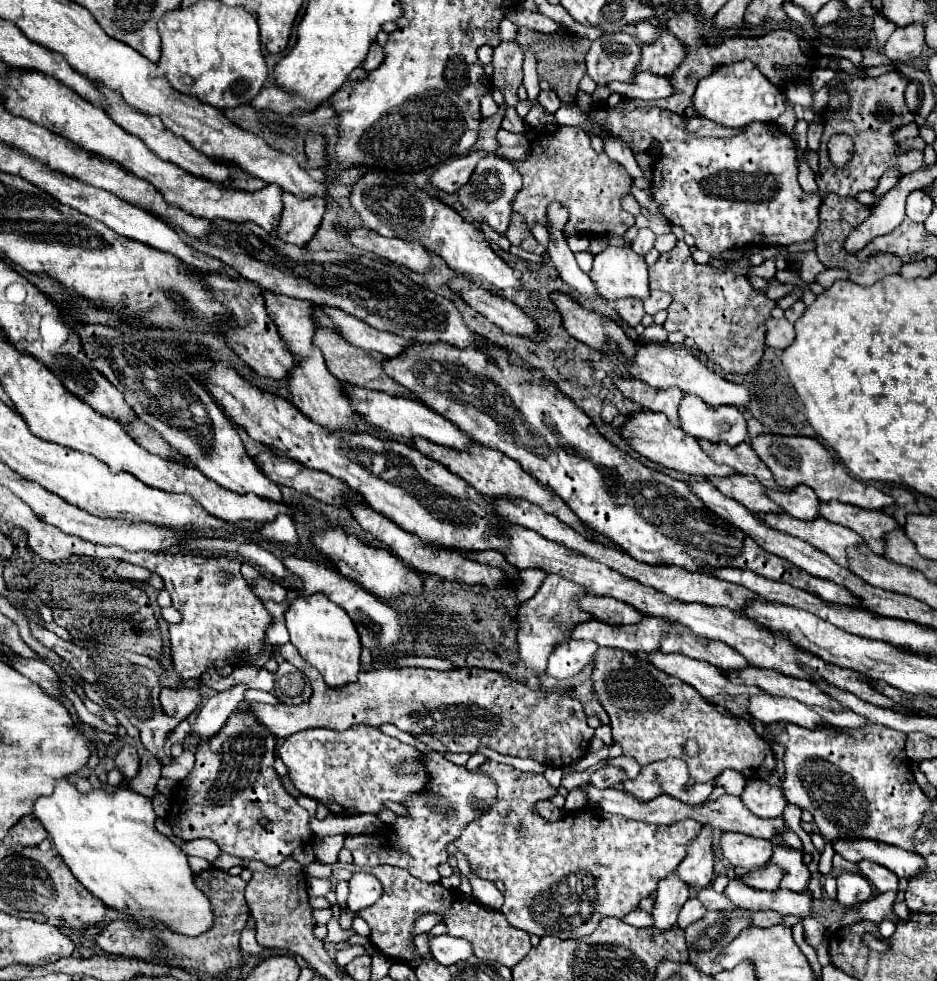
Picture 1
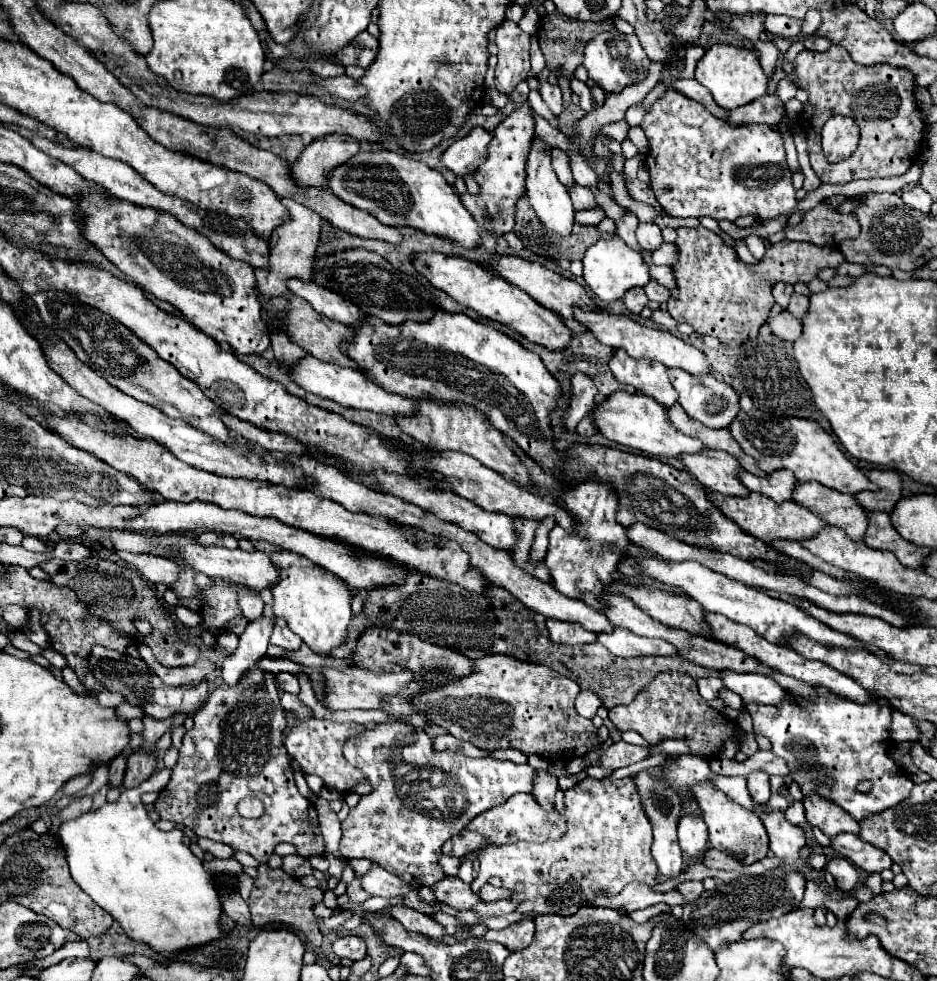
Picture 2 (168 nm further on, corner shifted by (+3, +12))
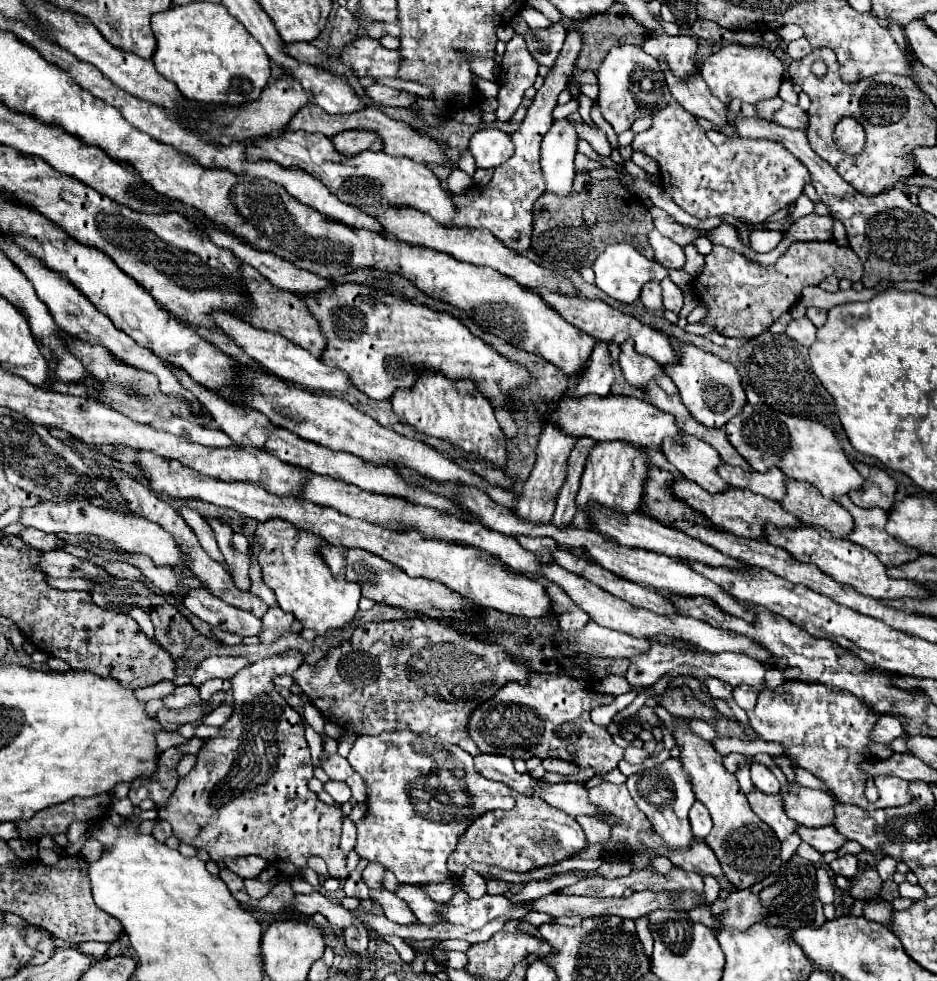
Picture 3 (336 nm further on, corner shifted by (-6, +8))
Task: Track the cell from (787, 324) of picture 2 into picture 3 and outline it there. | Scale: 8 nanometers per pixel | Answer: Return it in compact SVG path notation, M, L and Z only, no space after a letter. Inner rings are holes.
M806 317L802 319L794 319L790 321L790 325L786 327L786 335L798 343L802 343L804 347L810 347L816 341L816 327L812 325L812 321L808 321Z

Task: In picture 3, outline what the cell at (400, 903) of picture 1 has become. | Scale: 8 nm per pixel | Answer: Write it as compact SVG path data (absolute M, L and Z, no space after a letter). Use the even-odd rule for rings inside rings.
M368 863L368 867L362 871L364 883L370 889L382 889L382 865L380 863Z

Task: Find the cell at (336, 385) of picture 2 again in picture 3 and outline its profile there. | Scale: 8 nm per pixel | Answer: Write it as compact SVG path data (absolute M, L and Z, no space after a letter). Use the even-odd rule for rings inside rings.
M220 311L220 315L216 315L216 327L220 327L238 347L242 347L242 351L248 357L258 361L270 373L280 375L288 383L306 387L310 391L316 391L316 389L320 389L320 391L348 391L352 387L350 379L344 371L324 365L320 359L316 359L314 355L310 355L308 351L294 345L292 341L288 341L282 335L270 333L270 331L264 331L264 329L256 329L236 315L224 315L224 311Z

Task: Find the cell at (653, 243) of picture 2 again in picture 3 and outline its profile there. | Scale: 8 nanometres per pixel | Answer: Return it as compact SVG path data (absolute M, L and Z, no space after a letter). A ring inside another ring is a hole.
M656 229L650 231L650 245L660 265L664 265L666 269L684 269L684 251L680 245L660 235Z

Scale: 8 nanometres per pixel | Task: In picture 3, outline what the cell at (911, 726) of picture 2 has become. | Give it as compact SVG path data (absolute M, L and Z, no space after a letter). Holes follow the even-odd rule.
M880 715L880 721L876 721L876 727L872 729L872 741L874 743L890 743L896 737L904 733L902 725L892 715Z

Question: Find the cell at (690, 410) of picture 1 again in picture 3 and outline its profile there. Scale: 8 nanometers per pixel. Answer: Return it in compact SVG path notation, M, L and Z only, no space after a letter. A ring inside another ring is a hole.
M670 341L676 351L680 351L680 363L672 363L672 367L664 367L666 375L674 381L678 387L678 395L682 397L682 403L686 409L706 427L722 427L740 413L740 407L746 405L746 393L740 383L740 375L728 361L722 361L720 357L698 351L692 343L686 341Z

